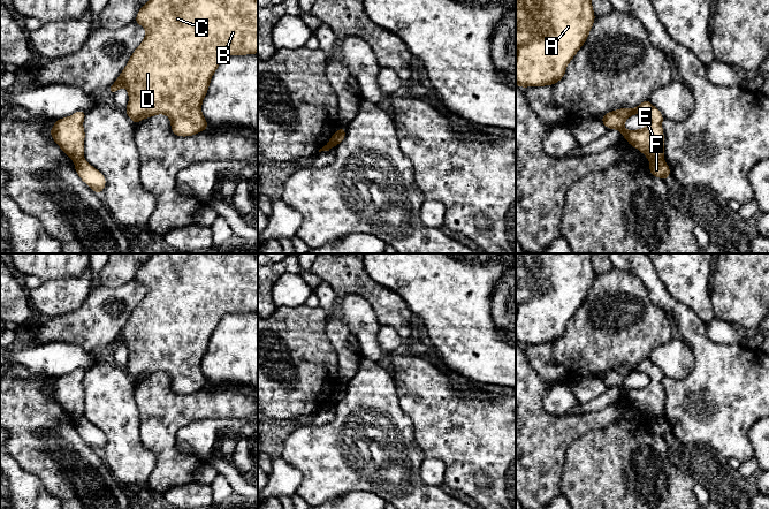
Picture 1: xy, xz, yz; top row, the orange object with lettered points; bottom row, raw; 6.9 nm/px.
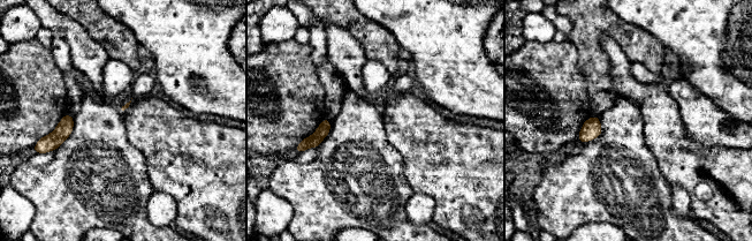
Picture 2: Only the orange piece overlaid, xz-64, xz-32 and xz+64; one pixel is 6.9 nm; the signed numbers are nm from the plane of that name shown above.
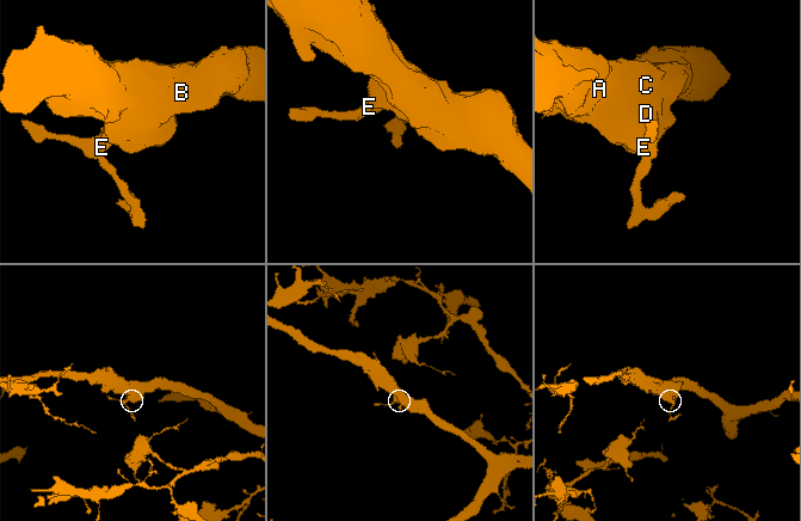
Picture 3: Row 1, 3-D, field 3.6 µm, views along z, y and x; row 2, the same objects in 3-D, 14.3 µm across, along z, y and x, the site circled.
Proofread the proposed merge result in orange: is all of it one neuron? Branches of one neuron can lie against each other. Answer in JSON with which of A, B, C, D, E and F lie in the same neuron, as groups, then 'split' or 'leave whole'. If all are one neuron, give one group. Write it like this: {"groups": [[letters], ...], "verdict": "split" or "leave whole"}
{"groups": [["A", "B", "C", "D", "E"], ["F"]], "verdict": "split"}

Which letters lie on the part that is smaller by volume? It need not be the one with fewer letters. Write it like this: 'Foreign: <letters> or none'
Foreign: F

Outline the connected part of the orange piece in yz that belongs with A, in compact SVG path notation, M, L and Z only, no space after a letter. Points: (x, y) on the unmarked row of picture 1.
M516 253L516 342L527 345L559 340L594 278L592 253Z

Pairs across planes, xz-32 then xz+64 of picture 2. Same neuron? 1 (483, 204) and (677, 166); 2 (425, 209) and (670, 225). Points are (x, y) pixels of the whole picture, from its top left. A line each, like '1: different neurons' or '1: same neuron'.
1: same neuron
2: different neurons

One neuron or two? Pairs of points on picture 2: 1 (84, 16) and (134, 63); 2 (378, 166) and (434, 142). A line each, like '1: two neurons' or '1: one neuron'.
1: one neuron
2: two neurons

